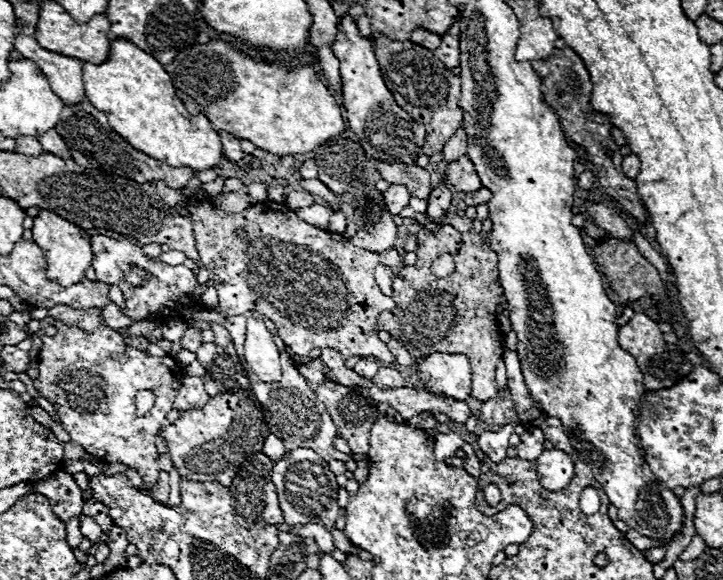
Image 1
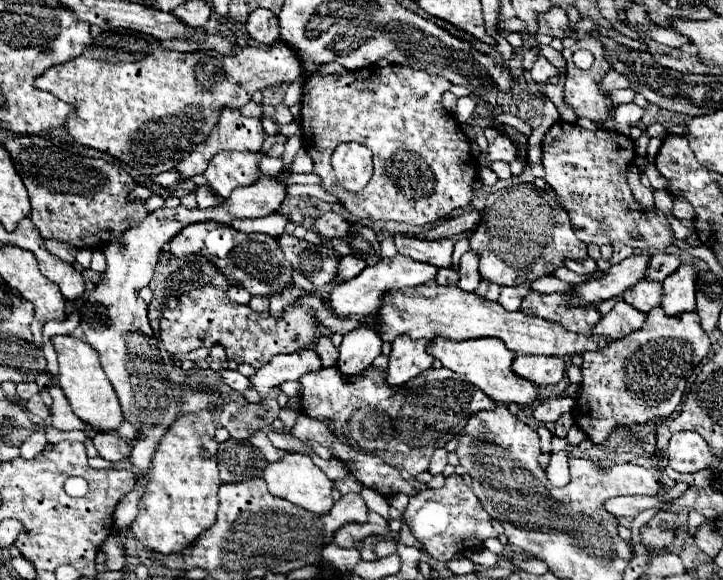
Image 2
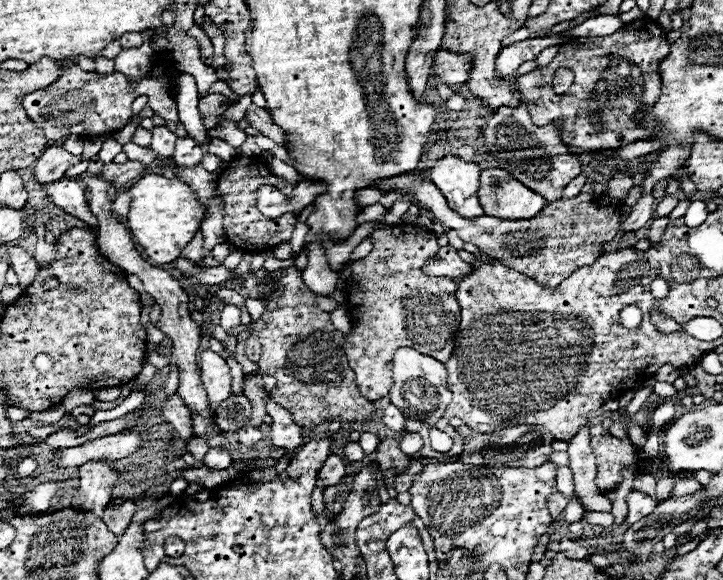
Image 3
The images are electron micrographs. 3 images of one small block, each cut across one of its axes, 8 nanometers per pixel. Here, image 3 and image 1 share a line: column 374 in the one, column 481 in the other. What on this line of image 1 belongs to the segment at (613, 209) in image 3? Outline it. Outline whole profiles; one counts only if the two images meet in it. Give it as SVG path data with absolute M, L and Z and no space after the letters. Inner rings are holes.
M466 156L452 162L446 168L446 178L450 180L452 186L456 186L460 192L466 192L466 194L474 194L476 190L482 188L482 182L474 170L474 164Z

